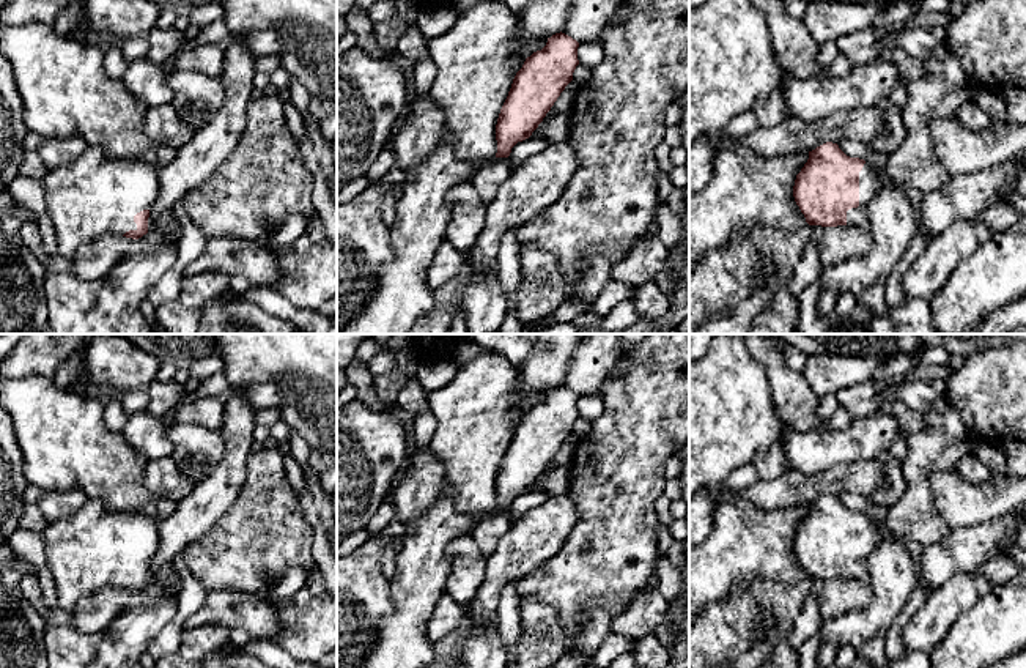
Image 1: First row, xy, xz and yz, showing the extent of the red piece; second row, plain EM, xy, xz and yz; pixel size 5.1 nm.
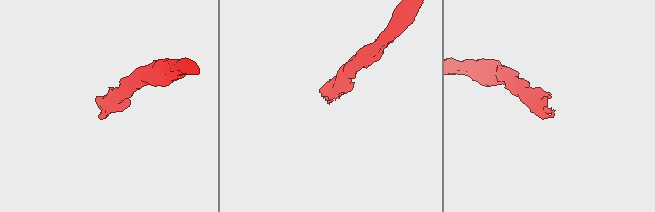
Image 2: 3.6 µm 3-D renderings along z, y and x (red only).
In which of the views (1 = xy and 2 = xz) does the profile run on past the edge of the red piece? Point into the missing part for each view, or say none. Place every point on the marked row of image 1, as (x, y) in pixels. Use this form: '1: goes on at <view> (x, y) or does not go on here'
1: goes on at xy (92, 196)
2: goes on at xz (402, 295)

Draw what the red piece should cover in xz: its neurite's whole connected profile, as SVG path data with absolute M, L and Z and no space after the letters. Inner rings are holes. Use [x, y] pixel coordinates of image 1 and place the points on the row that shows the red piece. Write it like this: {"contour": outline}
{"contour": "M560 32L560 33L555 33L555 35L552 35L551 38L548 38L548 43L546 43L546 46L544 46L541 50L537 50L537 52L533 52L530 57L526 58L522 68L516 72L516 76L515 76L515 79L513 79L511 88L510 88L510 91L508 91L508 96L507 96L507 99L505 99L505 102L504 102L504 106L502 106L502 109L500 109L499 118L497 118L497 124L496 124L497 153L496 153L496 158L494 158L493 161L483 162L483 161L459 159L459 158L455 154L455 140L453 140L453 137L452 137L448 132L444 132L444 135L441 137L441 140L439 140L436 150L434 150L425 161L422 161L420 164L415 164L415 165L412 165L411 169L404 170L406 180L404 180L404 183L403 183L403 186L401 186L403 194L401 194L401 197L397 200L397 205L395 205L397 217L395 217L393 225L390 227L390 246L392 246L392 250L393 250L393 258L392 258L387 265L382 265L382 266L376 271L376 274L375 274L376 284L375 284L375 288L370 291L370 296L368 296L368 301L367 301L365 307L362 309L362 312L360 312L359 315L352 317L352 318L343 326L343 329L341 329L338 334L409 334L409 332L412 331L415 321L417 321L420 317L423 317L425 314L428 314L431 309L434 309L434 295L433 295L433 288L428 285L426 273L428 273L428 268L430 268L430 265L431 265L431 260L433 260L433 257L434 257L437 247L439 247L441 243L445 239L447 224L448 224L450 214L452 214L452 203L450 203L450 199L448 199L448 192L450 192L453 187L456 187L458 184L471 183L472 176L474 176L482 167L485 167L485 165L494 162L496 159L508 158L510 153L511 153L511 148L513 148L518 142L522 142L522 140L526 140L526 139L529 139L529 137L532 135L532 132L538 128L538 124L540 124L540 123L543 121L543 118L546 117L546 113L551 110L551 107L554 106L554 102L557 101L557 98L560 96L560 93L562 93L562 91L565 90L565 87L573 80L573 72L574 72L576 66L579 65L579 60L578 60L578 47L579 47L579 43L578 43L576 39L573 39L571 36L568 36L568 35L565 35L565 33Z"}

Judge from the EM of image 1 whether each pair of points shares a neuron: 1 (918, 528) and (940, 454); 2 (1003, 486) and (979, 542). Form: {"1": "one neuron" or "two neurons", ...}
{"1": "one neuron", "2": "two neurons"}

